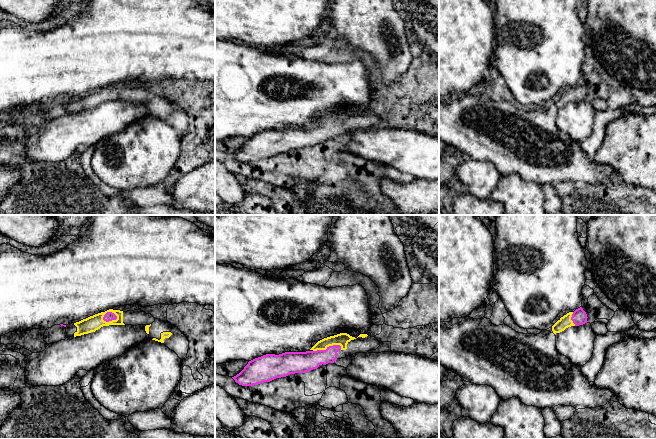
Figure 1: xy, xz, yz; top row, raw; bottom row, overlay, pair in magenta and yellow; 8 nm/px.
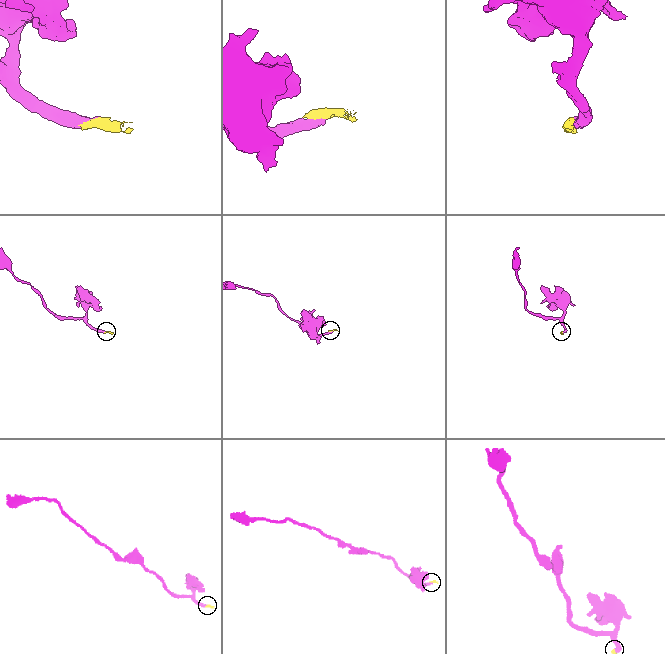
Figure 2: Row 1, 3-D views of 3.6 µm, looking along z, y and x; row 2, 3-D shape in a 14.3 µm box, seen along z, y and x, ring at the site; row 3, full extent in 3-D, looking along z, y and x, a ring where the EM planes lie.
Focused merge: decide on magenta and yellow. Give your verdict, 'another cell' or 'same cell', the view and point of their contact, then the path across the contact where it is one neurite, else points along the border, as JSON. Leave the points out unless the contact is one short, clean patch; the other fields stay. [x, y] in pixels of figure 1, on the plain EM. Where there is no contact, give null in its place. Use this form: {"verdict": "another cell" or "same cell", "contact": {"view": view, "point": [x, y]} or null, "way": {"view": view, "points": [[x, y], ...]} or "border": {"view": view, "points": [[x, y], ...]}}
{"verdict": "same cell", "contact": {"view": "xy", "point": [109, 96]}, "way": {"view": "xy", "points": [[109, 92], [109, 96], [96, 97], [91, 100]]}}

